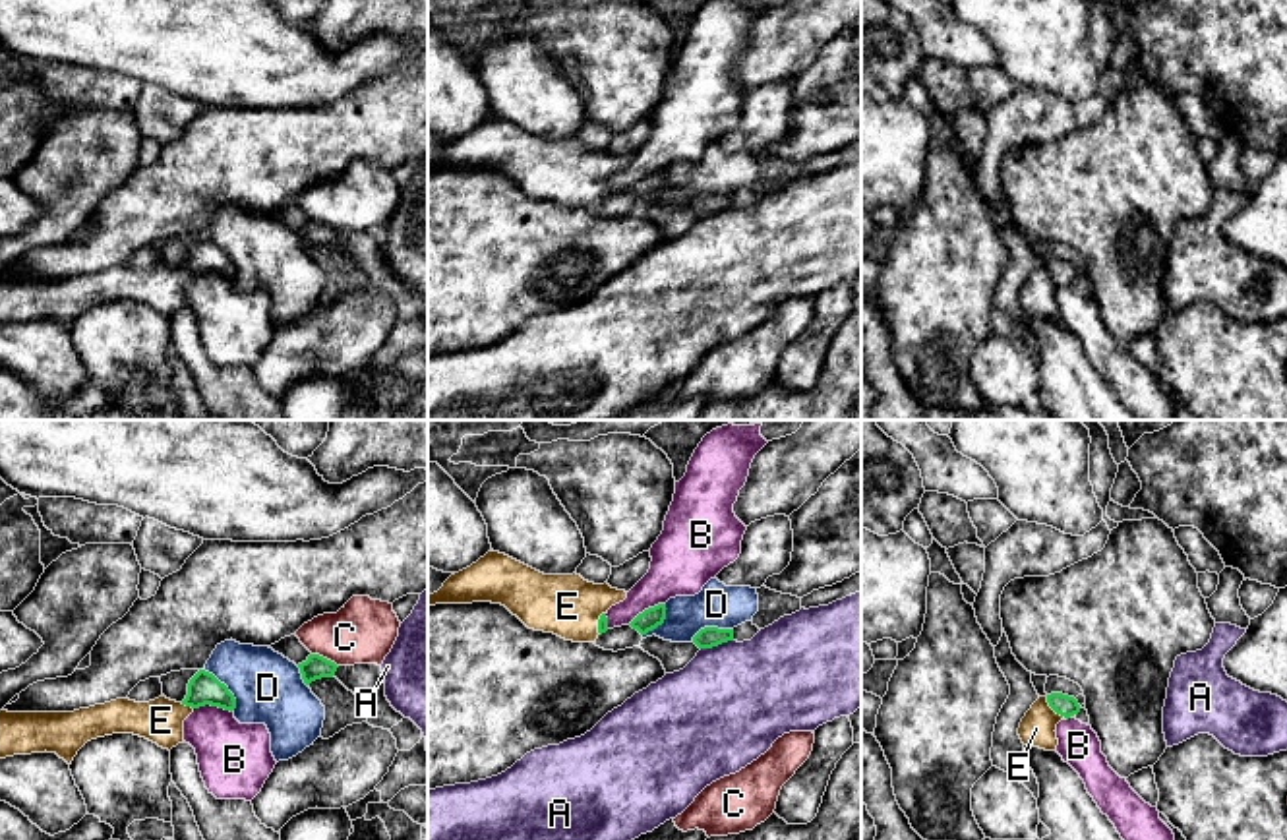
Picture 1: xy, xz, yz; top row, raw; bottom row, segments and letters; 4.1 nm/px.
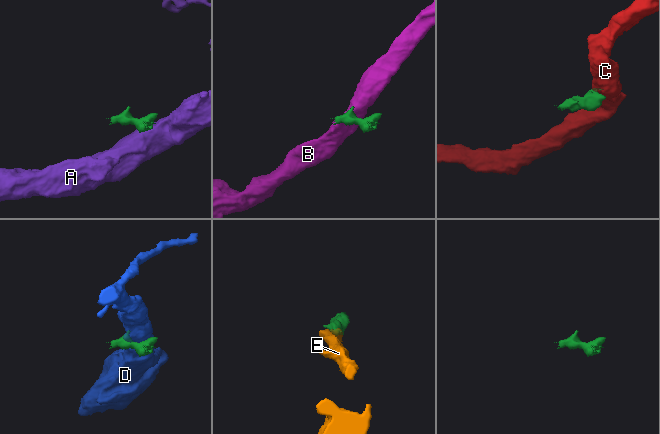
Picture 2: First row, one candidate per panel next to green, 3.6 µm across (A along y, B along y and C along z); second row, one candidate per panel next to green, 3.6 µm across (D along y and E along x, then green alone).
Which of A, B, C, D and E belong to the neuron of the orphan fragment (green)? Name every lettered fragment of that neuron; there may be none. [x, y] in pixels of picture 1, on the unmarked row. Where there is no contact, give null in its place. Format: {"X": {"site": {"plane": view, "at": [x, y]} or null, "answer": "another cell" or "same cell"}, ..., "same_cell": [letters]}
{"A": {"site": {"plane": "xz", "at": [717, 211]}, "answer": "another cell"}, "B": {"site": {"plane": "xy", "at": [213, 271]}, "answer": "another cell"}, "C": {"site": {"plane": "xy", "at": [326, 225]}, "answer": "another cell"}, "D": {"site": {"plane": "xy", "at": [227, 254]}, "answer": "another cell"}, "E": {"site": {"plane": "yz", "at": [1059, 279]}, "answer": "same cell"}, "same_cell": ["E"]}

